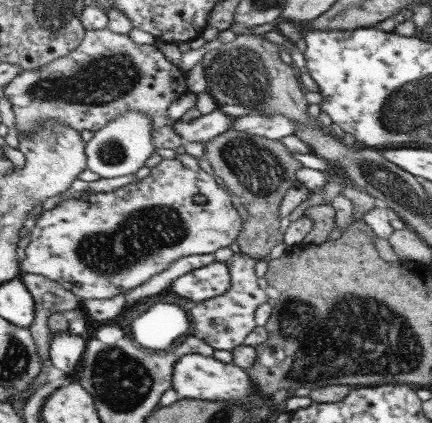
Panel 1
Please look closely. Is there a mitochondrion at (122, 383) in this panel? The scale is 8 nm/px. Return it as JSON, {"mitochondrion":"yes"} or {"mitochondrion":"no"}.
{"mitochondrion":"yes"}

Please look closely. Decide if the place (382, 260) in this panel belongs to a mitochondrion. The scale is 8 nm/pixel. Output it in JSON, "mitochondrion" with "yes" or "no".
{"mitochondrion":"no"}

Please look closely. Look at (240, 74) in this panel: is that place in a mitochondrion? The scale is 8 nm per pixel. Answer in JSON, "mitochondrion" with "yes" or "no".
{"mitochondrion":"yes"}

